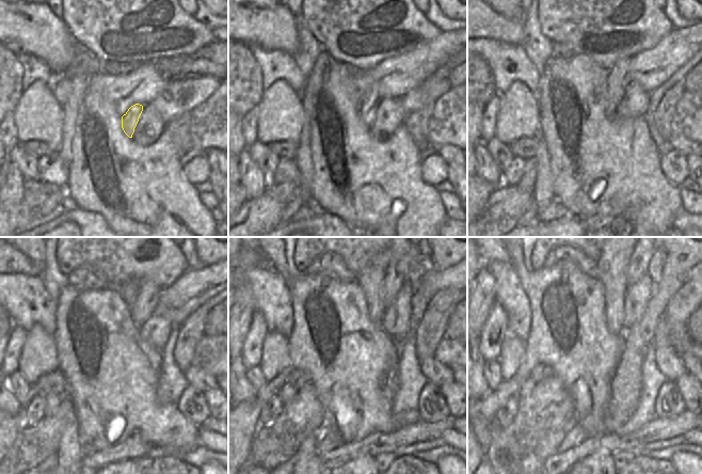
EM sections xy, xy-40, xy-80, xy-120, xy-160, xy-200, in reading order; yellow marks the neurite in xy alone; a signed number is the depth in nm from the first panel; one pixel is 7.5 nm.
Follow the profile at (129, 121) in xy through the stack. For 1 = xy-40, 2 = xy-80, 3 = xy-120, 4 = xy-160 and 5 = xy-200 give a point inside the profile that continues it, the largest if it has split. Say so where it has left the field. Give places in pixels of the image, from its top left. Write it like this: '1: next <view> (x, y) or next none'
1: next xy-40 (368, 111)
2: next xy-80 (618, 74)
3: next xy-120 (144, 305)
4: next xy-160 (398, 272)
5: next xy-200 (638, 267)

